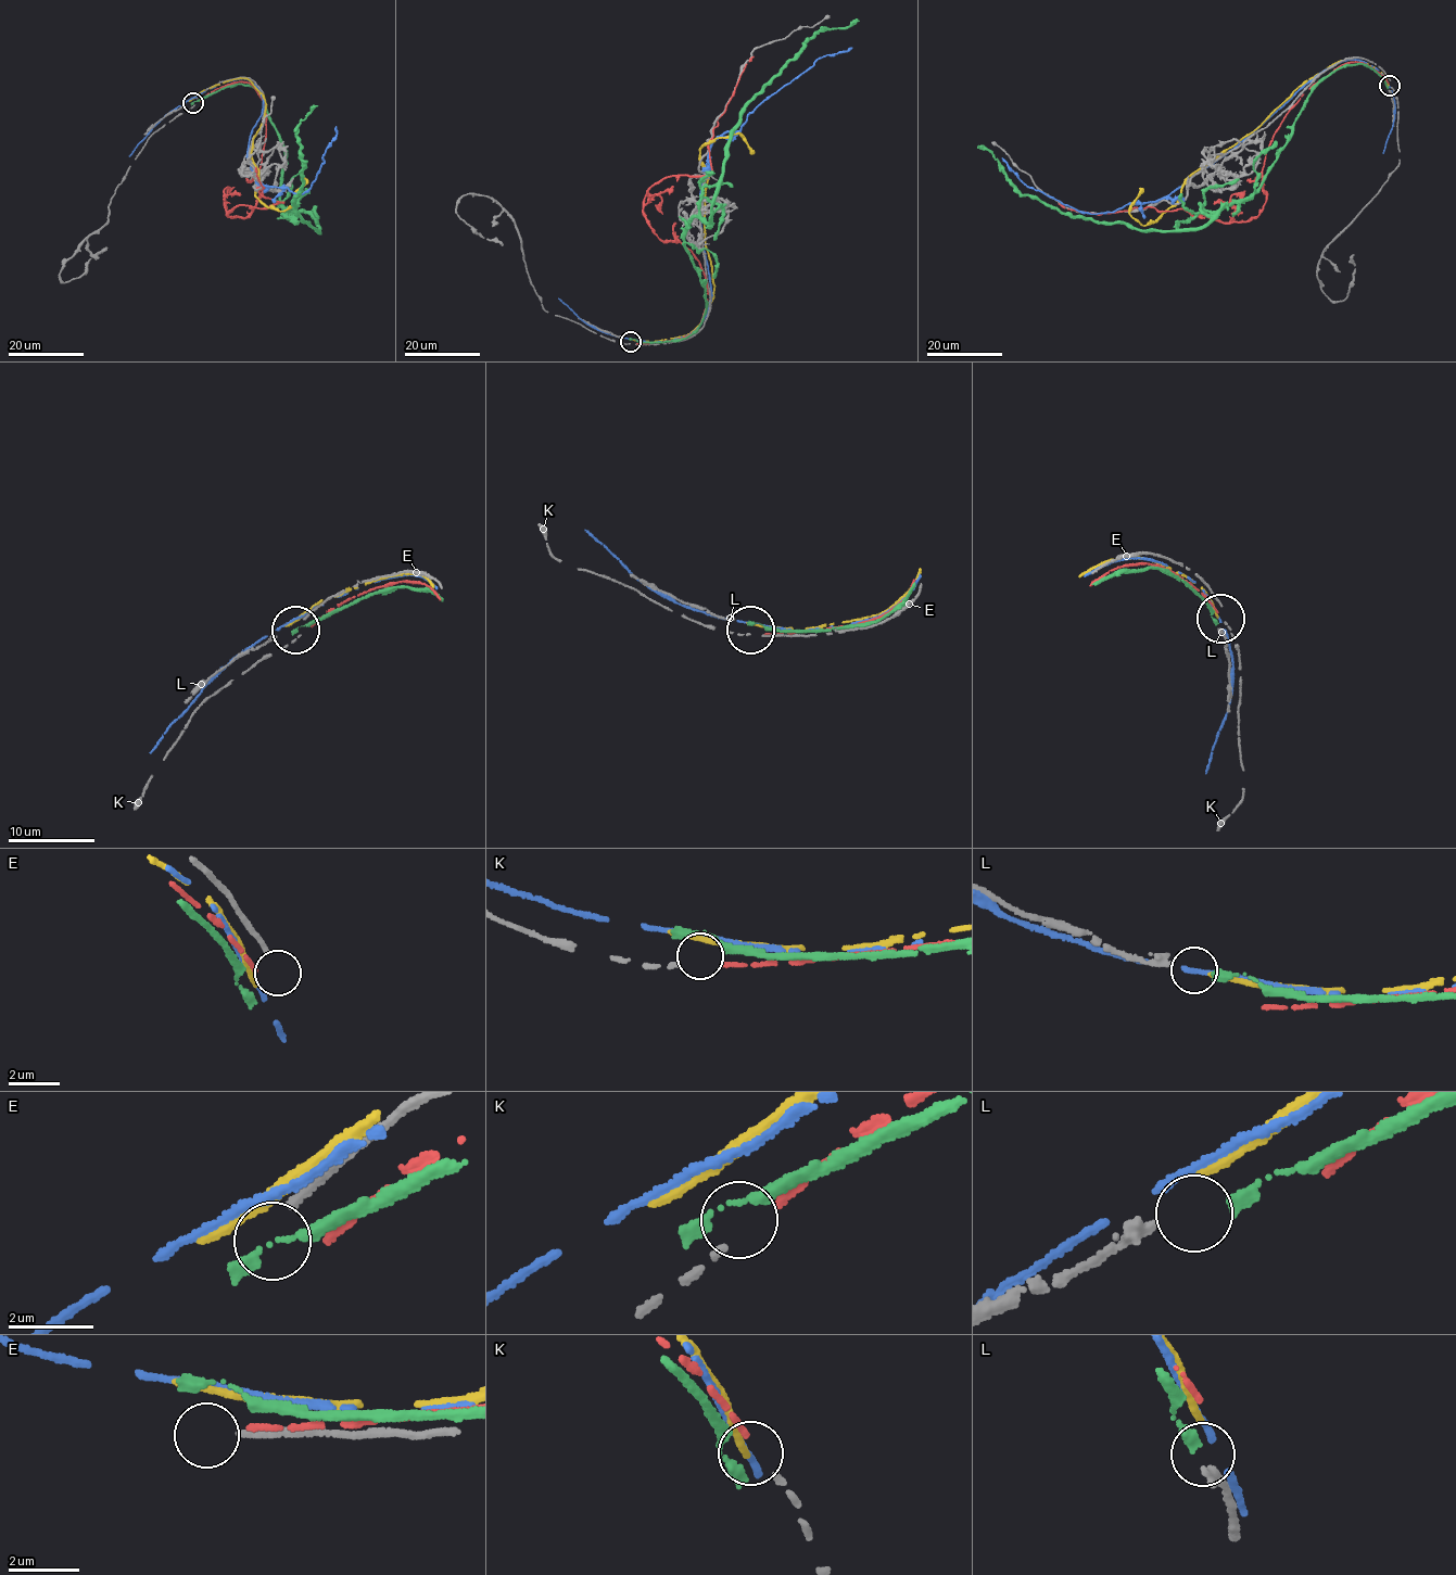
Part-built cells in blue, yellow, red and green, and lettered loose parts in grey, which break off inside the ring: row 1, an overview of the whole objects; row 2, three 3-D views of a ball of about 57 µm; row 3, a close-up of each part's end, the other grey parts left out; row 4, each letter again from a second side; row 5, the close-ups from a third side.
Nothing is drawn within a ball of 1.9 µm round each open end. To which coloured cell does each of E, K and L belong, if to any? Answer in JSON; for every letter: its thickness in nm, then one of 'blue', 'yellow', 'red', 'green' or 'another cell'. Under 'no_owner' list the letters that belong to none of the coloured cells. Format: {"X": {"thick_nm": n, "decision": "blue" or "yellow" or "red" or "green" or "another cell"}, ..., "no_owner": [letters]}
{"E": {"thick_nm": 190, "decision": "another cell"}, "K": {"thick_nm": 120, "decision": "another cell"}, "L": {"thick_nm": 280, "decision": "another cell"}, "no_owner": ["E", "K", "L"]}

